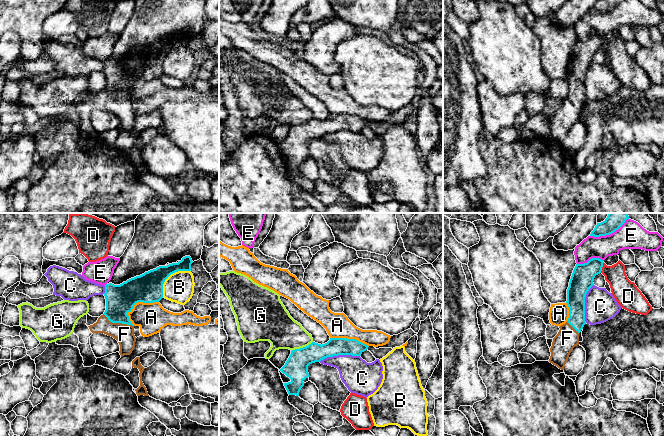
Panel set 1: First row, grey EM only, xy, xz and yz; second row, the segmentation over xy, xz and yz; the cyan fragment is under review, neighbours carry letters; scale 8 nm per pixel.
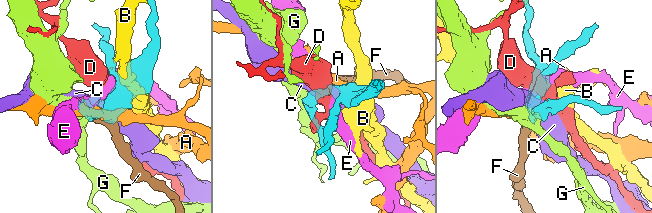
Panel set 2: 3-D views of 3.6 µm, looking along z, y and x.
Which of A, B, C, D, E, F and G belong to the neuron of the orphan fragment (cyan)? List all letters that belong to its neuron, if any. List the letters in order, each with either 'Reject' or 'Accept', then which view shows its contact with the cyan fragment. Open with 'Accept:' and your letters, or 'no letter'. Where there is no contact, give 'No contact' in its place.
Accept: F
A: Reject. Touches cyan in xy
B: Reject. Touches cyan in xy
C: Reject. Touches cyan in xz
D: Reject. Touches cyan in yz
E: Reject. Touches cyan in yz
F: Accept. Touches cyan in xy
G: Reject. Touches cyan in xz

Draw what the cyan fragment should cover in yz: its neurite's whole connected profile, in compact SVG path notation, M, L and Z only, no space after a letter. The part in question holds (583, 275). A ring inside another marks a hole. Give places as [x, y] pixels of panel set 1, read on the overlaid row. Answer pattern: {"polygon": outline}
{"polygon": "M592 258L587 263L576 264L567 289L568 321L561 325L558 334L553 338L549 362L564 370L573 348L579 345L579 333L586 324L585 297L594 285L596 275L600 274L603 260Z"}

